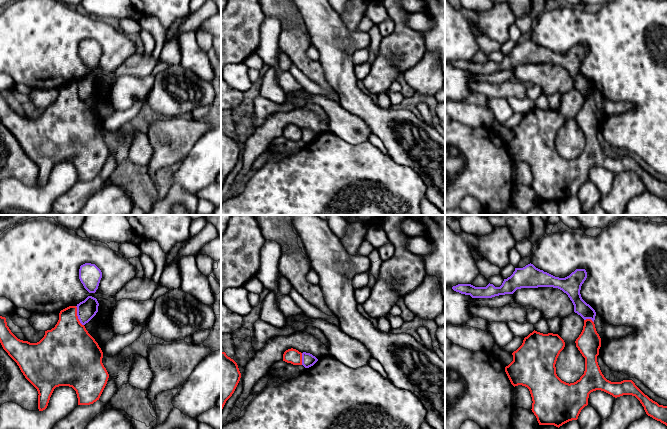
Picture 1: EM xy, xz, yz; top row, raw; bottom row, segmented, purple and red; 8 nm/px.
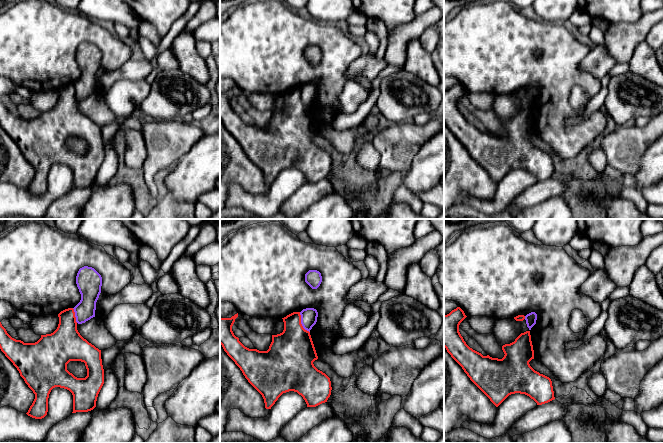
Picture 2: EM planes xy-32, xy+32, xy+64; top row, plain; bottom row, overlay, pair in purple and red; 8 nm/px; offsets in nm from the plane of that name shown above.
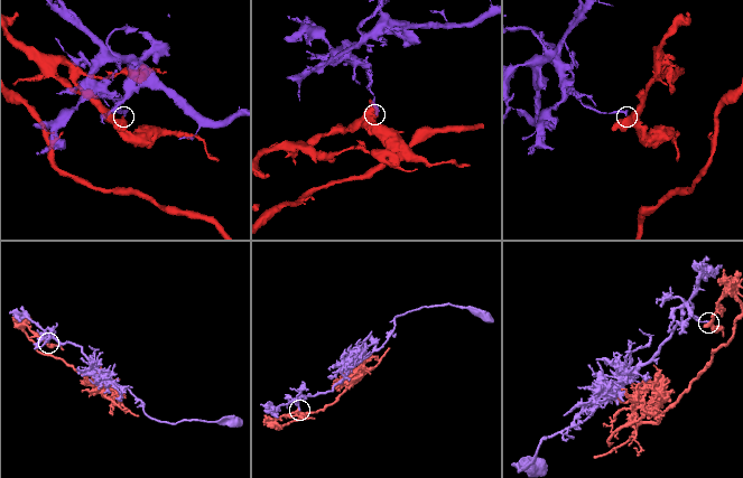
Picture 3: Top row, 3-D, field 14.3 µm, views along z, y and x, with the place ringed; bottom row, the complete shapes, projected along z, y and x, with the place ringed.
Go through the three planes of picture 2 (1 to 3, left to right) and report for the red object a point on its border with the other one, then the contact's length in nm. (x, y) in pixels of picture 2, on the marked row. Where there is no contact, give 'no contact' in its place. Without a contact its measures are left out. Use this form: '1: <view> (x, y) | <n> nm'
1: xy-32 (75, 315) | 130 nm
2: xy+32 (301, 323) | 190 nm
3: xy+64 (525, 317) | 30 nm

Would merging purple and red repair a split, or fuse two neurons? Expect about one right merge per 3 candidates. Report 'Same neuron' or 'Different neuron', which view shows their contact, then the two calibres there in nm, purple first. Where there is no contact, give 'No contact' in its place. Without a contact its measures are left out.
Different neuron. Touches purple in xy. Thickness 160 nm (purple) against 360 nm

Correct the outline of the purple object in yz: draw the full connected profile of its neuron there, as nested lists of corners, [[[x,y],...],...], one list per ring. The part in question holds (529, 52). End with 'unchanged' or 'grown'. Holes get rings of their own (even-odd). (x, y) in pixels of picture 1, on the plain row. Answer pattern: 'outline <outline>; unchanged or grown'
outline [[[528,40],[523,44],[515,44],[513,50],[504,55],[500,63],[488,60],[486,63],[475,63],[471,60],[458,60],[452,65],[472,74],[492,74],[499,71],[513,70],[521,64],[553,63],[562,66],[568,71],[574,81],[574,88],[584,96],[595,96],[595,86],[581,73],[581,62],[587,54],[585,45],[576,45],[565,54],[555,53],[543,46]]]; unchanged

